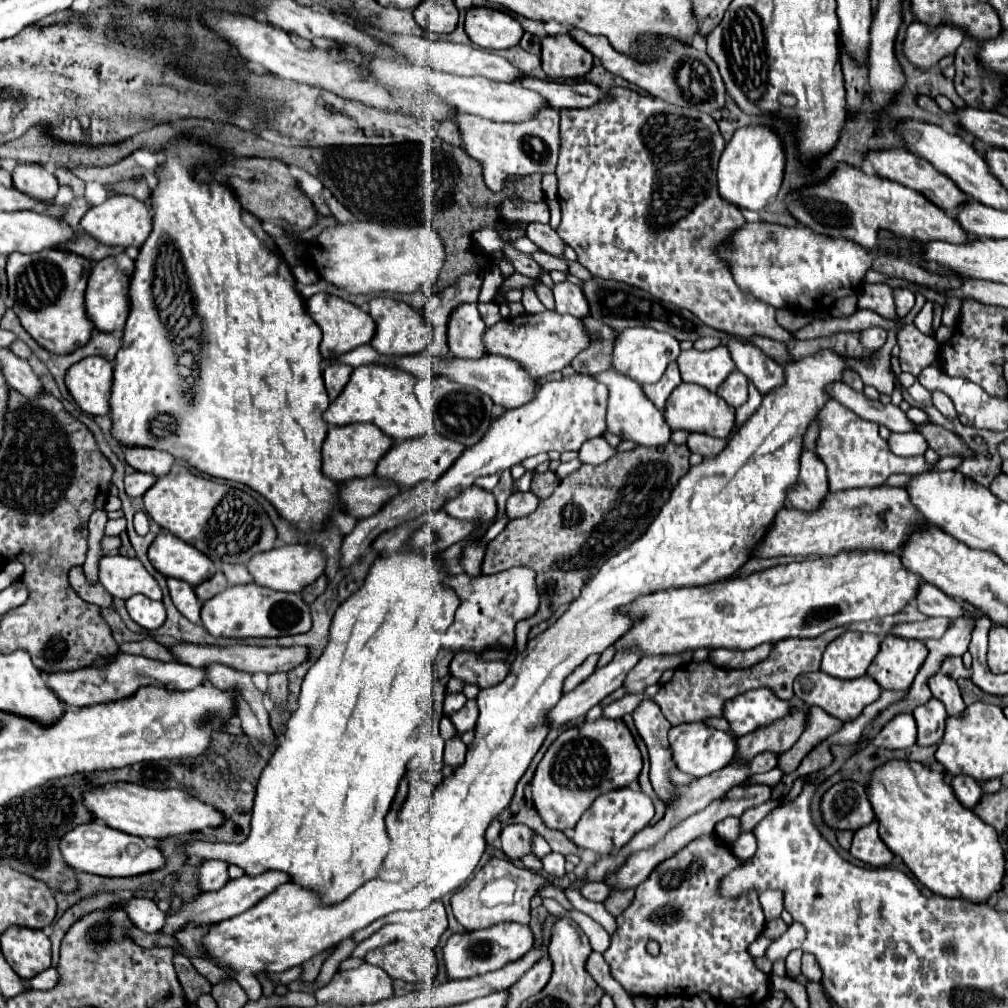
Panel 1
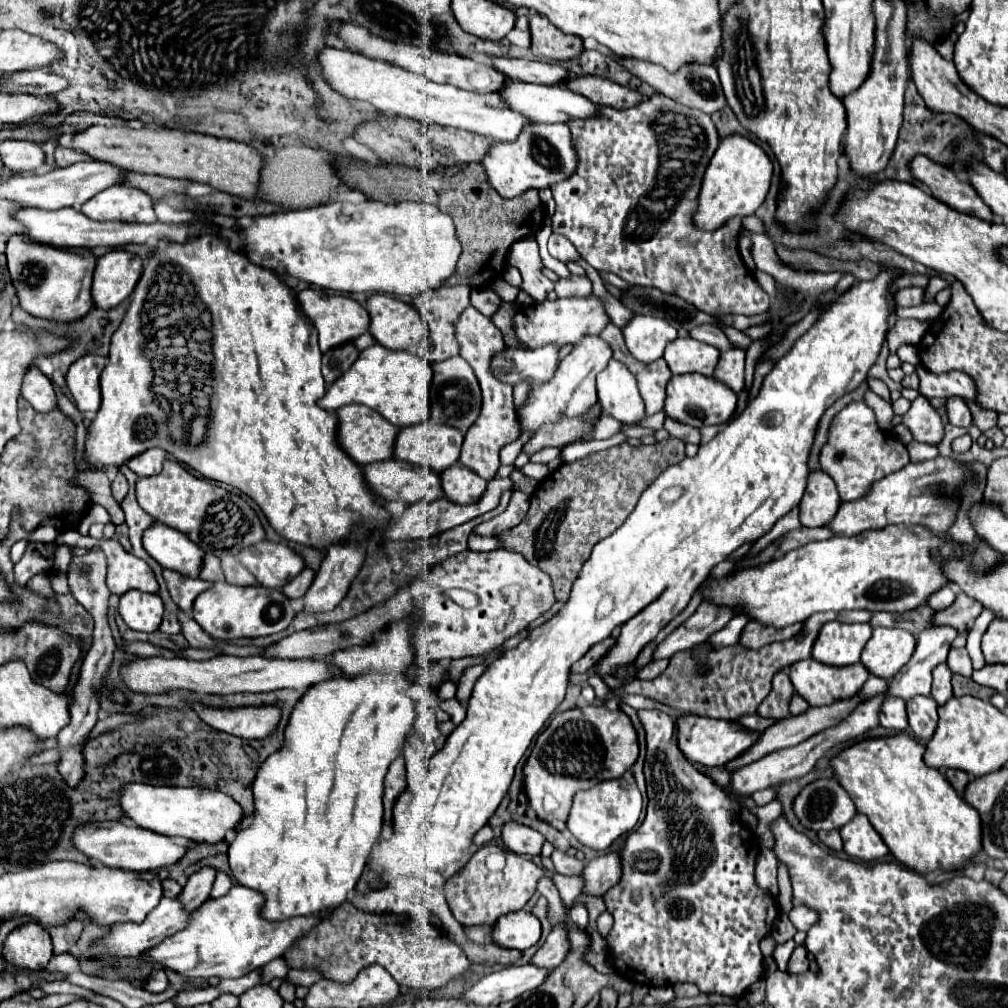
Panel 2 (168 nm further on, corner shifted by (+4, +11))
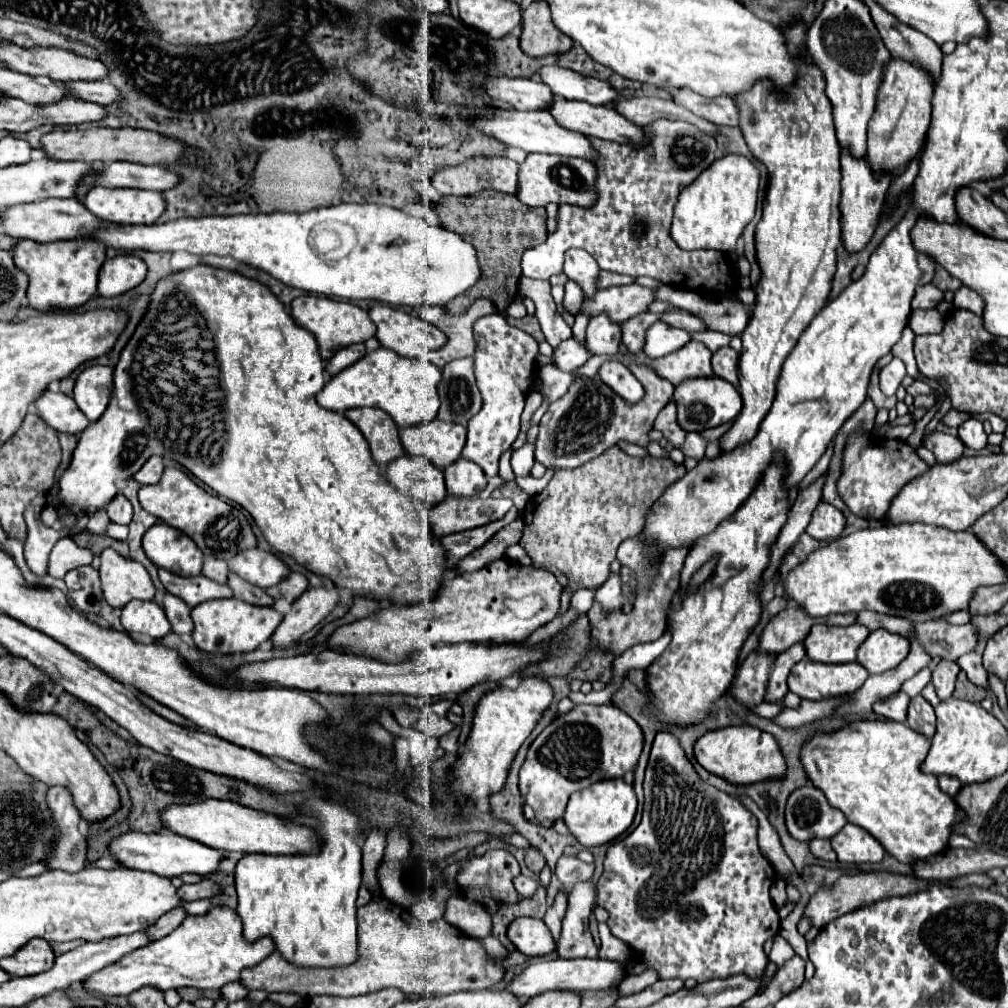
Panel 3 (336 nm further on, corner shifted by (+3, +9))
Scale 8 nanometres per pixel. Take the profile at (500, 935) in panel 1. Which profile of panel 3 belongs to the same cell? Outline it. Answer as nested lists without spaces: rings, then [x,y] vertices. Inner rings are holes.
[[[531,917],[515,919],[507,935],[511,943],[527,957],[543,957],[555,949],[553,935],[541,919]]]

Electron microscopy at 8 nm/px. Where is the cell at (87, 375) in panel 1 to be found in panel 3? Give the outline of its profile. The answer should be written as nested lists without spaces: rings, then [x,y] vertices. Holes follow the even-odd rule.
[[[105,365],[87,367],[75,381],[75,403],[95,423],[107,409],[113,389],[113,369]],[[103,387],[103,389],[99,389]]]

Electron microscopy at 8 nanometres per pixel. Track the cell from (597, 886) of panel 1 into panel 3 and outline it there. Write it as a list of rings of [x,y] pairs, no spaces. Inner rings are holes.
[[[557,895],[553,907],[547,909],[543,921],[545,925],[551,929],[553,933],[553,939],[559,939],[559,933],[561,933],[561,921],[563,921],[563,915],[565,915],[565,909],[567,909],[567,895]]]

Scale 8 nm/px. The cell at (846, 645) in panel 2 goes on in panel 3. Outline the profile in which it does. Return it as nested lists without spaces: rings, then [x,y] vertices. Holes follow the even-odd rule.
[[[855,623],[849,627],[815,625],[803,645],[807,657],[819,663],[851,663],[857,657],[857,647],[867,639],[869,629]]]

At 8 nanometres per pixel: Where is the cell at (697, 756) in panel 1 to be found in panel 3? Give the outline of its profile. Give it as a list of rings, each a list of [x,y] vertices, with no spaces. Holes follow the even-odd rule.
[[[749,725],[725,727],[705,733],[695,743],[695,759],[703,769],[725,779],[731,785],[751,785],[763,779],[783,779],[787,773],[787,765],[775,737]]]

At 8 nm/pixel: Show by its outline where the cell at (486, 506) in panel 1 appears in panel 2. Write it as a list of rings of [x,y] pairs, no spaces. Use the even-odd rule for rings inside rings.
[[[460,463],[444,469],[440,473],[440,481],[442,481],[444,497],[458,505],[474,503],[486,491],[486,481]]]

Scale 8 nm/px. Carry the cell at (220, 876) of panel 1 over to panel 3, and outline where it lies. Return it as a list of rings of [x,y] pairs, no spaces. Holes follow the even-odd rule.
[[[177,907],[175,911],[165,913],[155,925],[151,925],[151,927],[147,929],[147,935],[151,935],[151,941],[157,941],[157,939],[169,935],[169,933],[171,933],[183,919],[185,919],[185,911]]]

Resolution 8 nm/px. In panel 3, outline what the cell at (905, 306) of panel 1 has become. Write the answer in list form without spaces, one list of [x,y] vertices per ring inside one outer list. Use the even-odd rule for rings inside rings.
[[[921,285],[913,297],[913,309],[935,309],[943,301],[943,291],[935,285]]]

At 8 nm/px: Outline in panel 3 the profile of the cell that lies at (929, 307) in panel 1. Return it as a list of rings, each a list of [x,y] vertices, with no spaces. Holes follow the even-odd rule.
[[[961,287],[959,291],[955,291],[953,305],[957,309],[969,309],[975,315],[981,315],[983,313],[983,299],[973,289],[969,289],[969,287]]]

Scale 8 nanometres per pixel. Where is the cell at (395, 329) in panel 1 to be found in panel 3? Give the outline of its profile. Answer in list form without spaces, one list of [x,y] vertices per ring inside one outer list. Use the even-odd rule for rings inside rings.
[[[377,303],[369,309],[369,319],[377,327],[377,339],[383,347],[401,357],[425,357],[445,345],[445,335],[425,319],[409,315],[389,305]]]

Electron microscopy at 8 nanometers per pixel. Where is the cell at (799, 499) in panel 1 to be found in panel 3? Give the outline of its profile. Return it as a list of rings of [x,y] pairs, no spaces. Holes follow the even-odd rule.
[[[821,501],[817,505],[817,509],[813,511],[813,517],[811,517],[811,523],[807,527],[807,533],[817,539],[817,541],[827,541],[827,543],[833,543],[841,537],[845,529],[845,517],[839,509],[835,509],[833,505]]]

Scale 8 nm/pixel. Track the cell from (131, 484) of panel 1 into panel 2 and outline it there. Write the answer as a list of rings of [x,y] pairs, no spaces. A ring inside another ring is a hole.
[[[118,473],[116,479],[112,481],[112,495],[120,503],[126,497],[126,493],[128,493],[128,481],[126,481],[126,477],[122,473]]]

